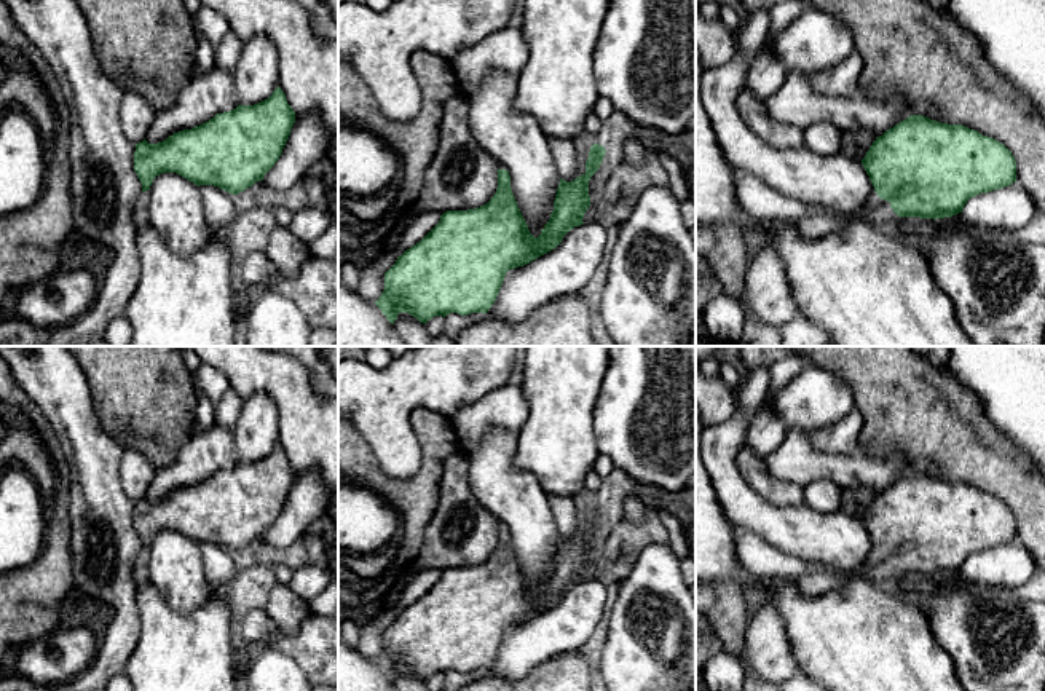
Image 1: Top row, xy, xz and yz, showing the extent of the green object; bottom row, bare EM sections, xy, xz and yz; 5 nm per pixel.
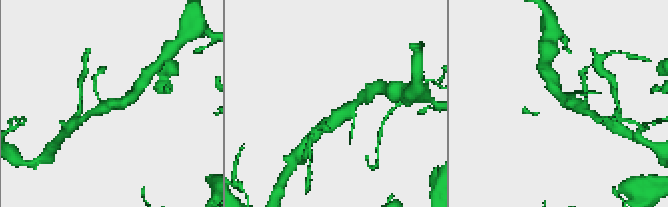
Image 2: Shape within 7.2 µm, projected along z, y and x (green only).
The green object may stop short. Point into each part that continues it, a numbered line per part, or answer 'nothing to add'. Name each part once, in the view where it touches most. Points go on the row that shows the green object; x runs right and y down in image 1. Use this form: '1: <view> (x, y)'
1: yz (817, 224)

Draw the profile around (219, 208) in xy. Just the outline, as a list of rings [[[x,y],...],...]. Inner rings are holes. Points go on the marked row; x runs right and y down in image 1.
[[[199,185],[198,188],[204,207],[204,219],[212,230],[220,230],[236,219],[239,211],[231,193],[214,185]]]

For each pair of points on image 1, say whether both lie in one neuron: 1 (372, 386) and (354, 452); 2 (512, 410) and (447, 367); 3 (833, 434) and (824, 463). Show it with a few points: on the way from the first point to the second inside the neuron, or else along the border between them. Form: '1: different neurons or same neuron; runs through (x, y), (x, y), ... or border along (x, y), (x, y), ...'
1: different neurons; border along (354, 425), (380, 465)
2: different neurons; border along (509, 382), (465, 404), (457, 412)
3: different neurons; border along (803, 434), (824, 452), (857, 449)

